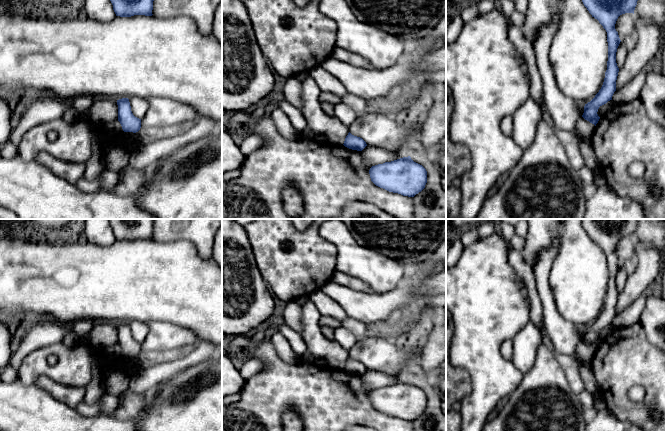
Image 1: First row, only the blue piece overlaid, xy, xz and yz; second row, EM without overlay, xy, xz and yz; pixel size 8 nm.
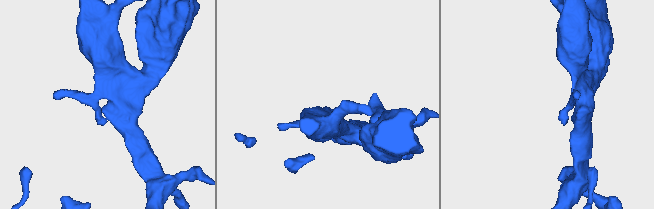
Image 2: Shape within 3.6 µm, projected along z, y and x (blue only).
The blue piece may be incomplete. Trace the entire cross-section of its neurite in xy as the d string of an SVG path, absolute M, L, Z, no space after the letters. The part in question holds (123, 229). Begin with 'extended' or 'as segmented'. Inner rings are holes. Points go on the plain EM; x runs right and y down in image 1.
as segmented; M108 219L116 240L152 240L154 219Z

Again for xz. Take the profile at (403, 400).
as segmented; M410 380L372 390L369 398L376 410L408 421L421 416L427 407L426 393Z

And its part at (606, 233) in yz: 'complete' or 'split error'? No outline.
complete

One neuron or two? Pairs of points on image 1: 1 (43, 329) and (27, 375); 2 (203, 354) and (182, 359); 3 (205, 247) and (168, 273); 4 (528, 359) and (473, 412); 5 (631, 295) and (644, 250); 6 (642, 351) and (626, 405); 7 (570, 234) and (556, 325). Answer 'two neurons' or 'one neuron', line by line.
1: two neurons
2: one neuron
3: two neurons
4: two neurons
5: one neuron
6: one neuron
7: two neurons

